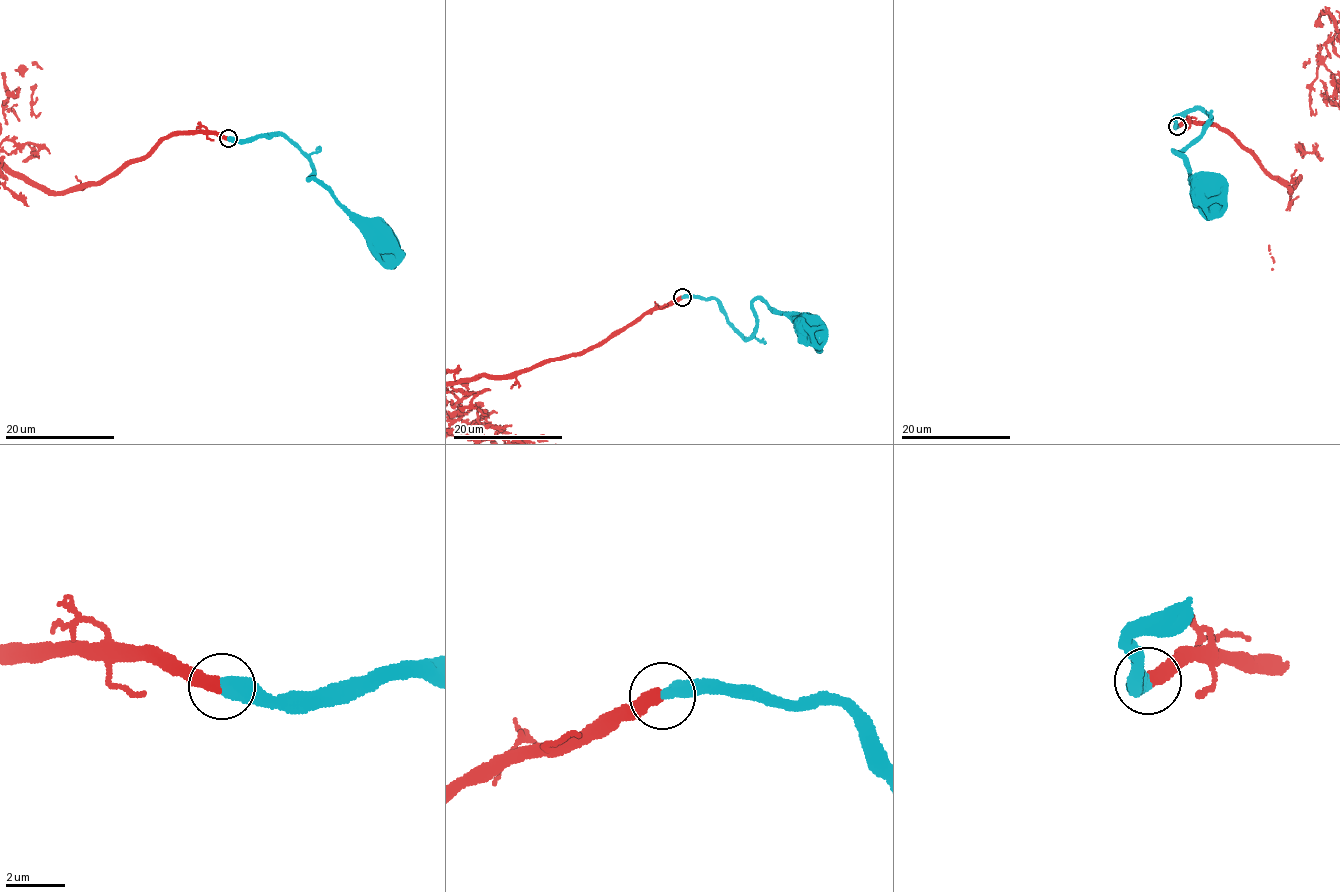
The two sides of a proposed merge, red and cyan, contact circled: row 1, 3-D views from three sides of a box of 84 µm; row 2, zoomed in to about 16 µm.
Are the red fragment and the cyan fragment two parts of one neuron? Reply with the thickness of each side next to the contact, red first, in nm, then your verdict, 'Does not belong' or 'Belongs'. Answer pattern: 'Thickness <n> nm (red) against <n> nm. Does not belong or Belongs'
Thickness 440 nm (red) against 480 nm. Belongs

